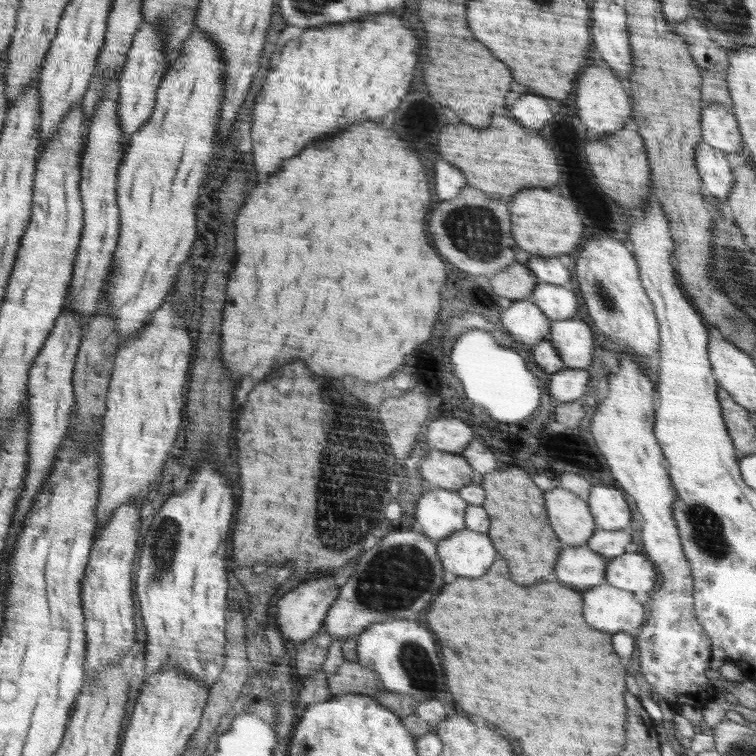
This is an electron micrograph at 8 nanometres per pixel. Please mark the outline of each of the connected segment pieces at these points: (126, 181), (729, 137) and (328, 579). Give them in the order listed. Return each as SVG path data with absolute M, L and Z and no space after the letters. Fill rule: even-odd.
M196 26L185 40L181 55L163 76L158 102L149 122L133 134L130 146L122 154L123 162L118 170L118 204L122 226L119 227L113 269L107 279L109 316L115 320L115 333L119 343L139 334L153 318L153 314L163 306L176 283L180 264L189 258L188 254L196 240L194 200L198 198L200 184L210 170L208 164L216 156L219 145L219 112L225 93L223 71L224 61L219 48L207 36L207 32Z
M711 104L703 108L703 141L714 148L723 150L727 156L744 151L743 135L739 131L738 118L724 105Z
M318 576L279 598L276 626L281 637L296 646L313 638L323 629L323 620L327 618L327 612L338 598L340 590L342 588L334 581L334 576Z

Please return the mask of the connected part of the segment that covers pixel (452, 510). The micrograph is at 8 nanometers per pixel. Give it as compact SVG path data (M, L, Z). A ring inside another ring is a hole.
M438 488L420 498L415 512L416 526L424 536L439 541L465 528L465 510L469 505L456 491Z

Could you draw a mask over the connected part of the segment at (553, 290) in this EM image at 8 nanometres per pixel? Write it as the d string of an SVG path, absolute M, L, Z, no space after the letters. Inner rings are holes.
M538 284L530 298L538 308L543 309L552 320L572 318L578 312L578 300L572 288L564 288L557 284Z

